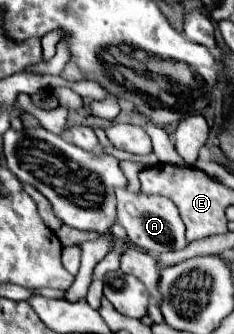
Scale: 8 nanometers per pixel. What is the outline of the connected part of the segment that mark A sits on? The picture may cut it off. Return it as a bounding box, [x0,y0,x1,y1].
[117,189,187,253]

